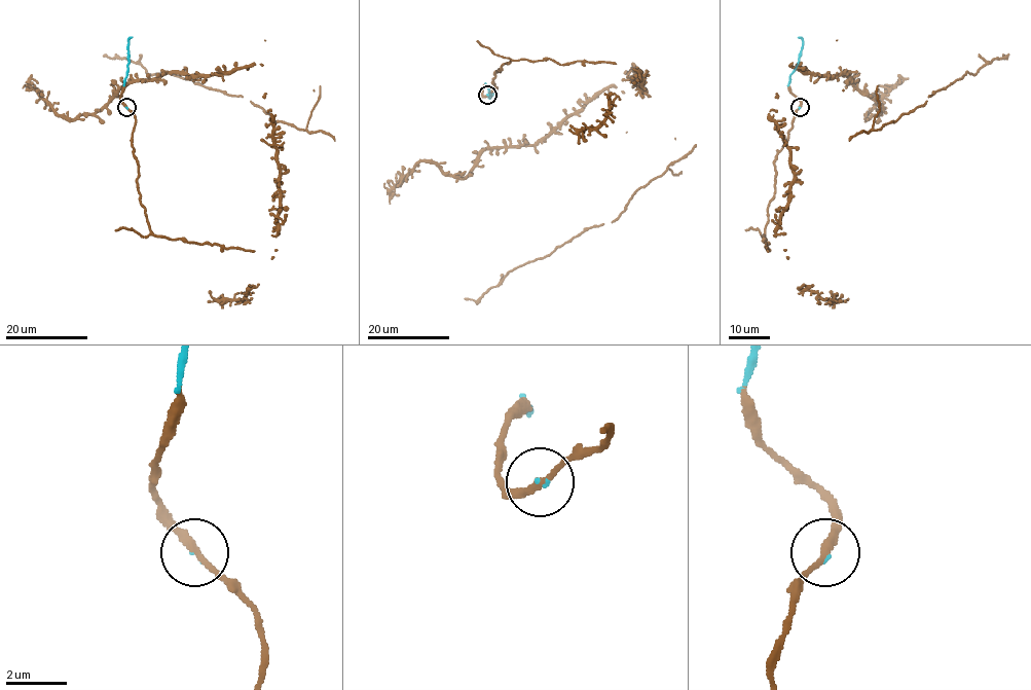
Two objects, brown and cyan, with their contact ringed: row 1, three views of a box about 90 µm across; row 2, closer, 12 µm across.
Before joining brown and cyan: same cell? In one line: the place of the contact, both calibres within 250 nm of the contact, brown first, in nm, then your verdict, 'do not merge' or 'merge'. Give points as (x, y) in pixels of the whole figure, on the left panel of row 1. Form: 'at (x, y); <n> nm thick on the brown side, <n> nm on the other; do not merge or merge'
at (126, 107); 240 nm thick on the brown side, 70 nm on the other; merge

